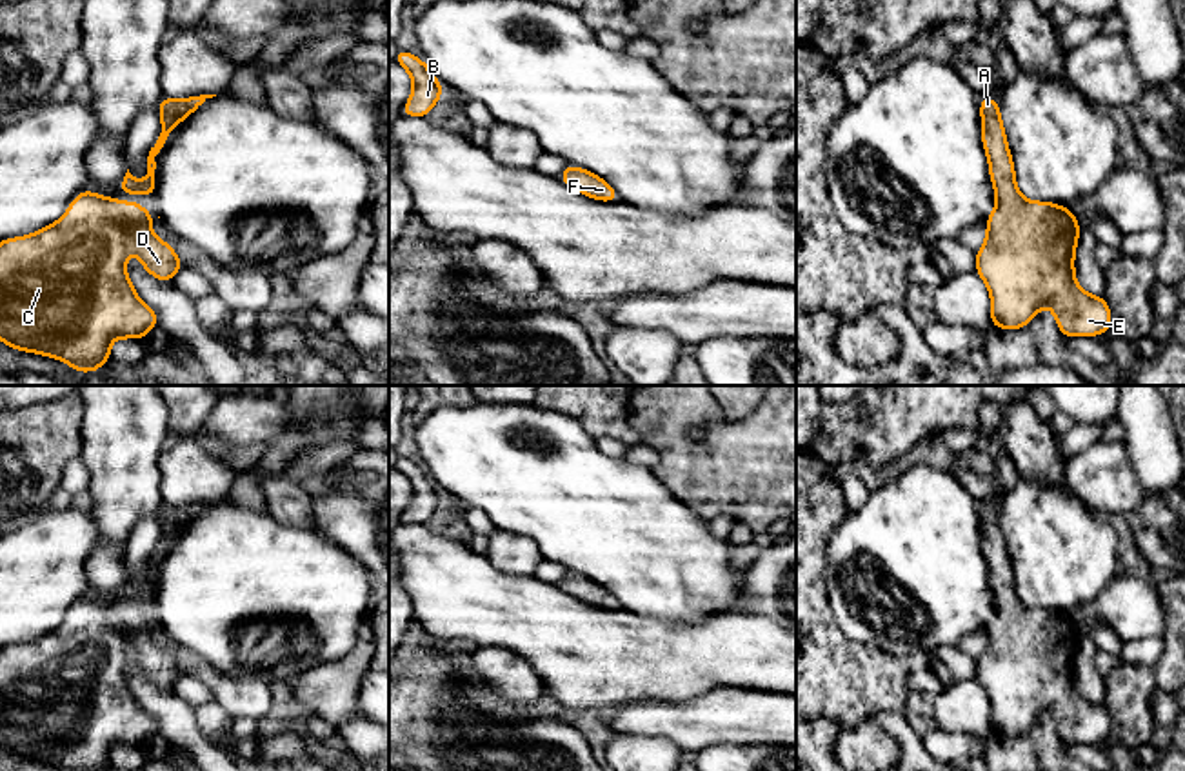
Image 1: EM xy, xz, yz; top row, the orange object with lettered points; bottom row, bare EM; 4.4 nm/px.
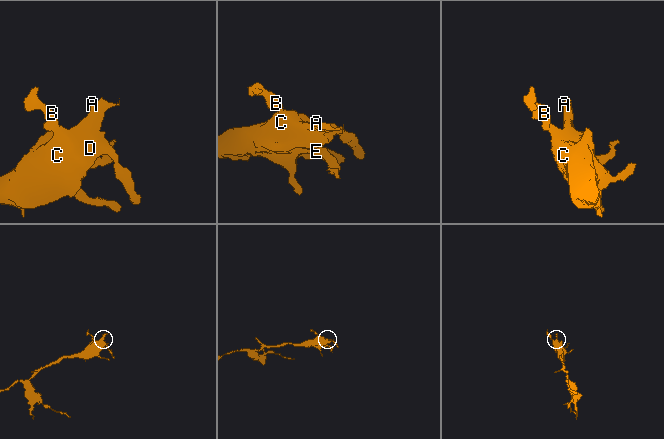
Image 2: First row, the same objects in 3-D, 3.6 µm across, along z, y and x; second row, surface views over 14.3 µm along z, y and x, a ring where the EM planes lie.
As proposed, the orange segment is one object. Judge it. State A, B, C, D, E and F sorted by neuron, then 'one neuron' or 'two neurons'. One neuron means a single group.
A B C D E F; one neuron

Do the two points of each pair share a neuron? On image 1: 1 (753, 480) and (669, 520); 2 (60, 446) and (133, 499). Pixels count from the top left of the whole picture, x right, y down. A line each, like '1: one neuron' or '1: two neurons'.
1: two neurons
2: two neurons

